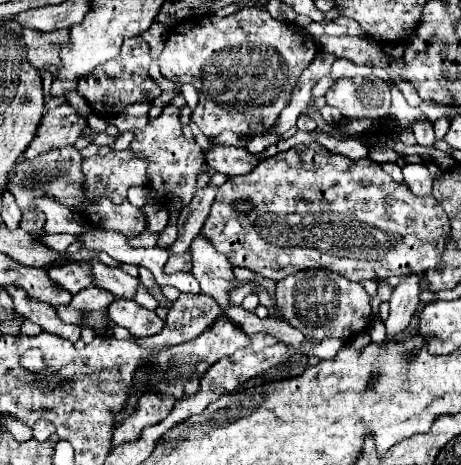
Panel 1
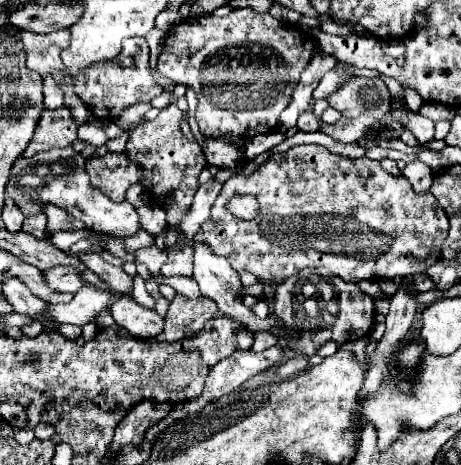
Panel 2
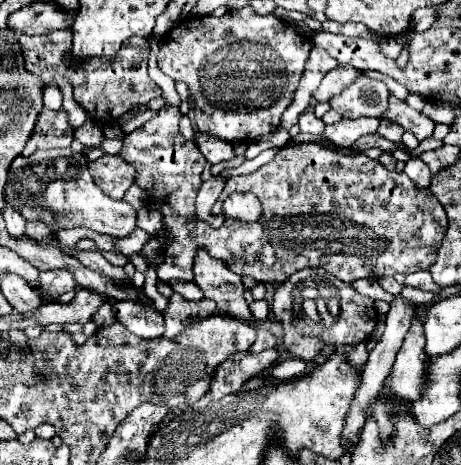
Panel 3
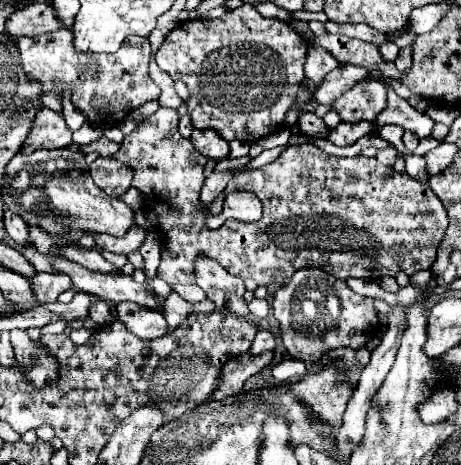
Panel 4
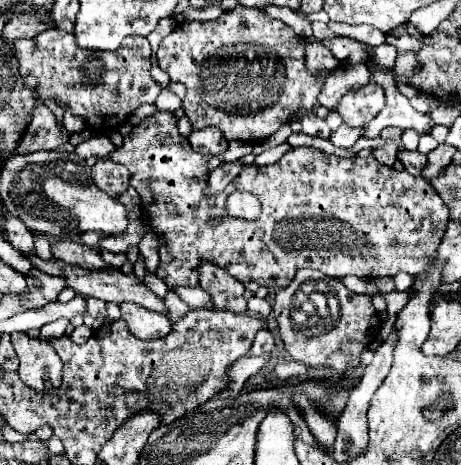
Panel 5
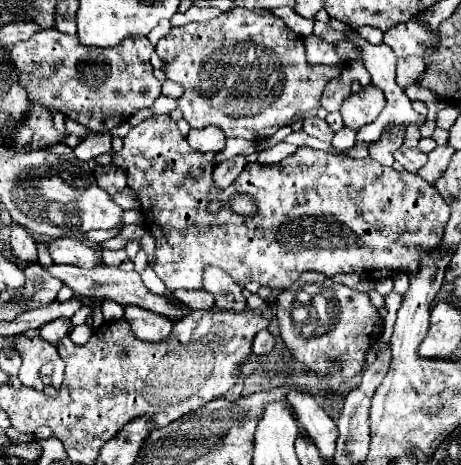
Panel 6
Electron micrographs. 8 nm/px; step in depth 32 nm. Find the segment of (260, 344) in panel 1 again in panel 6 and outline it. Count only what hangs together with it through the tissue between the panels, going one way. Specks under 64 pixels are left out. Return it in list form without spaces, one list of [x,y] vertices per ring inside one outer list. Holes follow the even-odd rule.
[[[260,330],[260,332],[256,334],[256,338],[254,338],[254,348],[252,348],[252,352],[258,354],[258,356],[264,356],[264,354],[268,354],[272,348],[274,348],[274,336],[272,336],[268,330]]]

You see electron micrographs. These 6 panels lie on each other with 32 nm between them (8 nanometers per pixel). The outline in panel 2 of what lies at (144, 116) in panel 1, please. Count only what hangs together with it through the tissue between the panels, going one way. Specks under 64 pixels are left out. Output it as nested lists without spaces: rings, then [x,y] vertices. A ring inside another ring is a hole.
[[[134,104],[132,108],[128,108],[128,110],[124,110],[124,112],[120,114],[120,118],[116,120],[116,124],[118,124],[122,130],[126,130],[130,124],[140,124],[144,112],[148,112],[148,104]]]

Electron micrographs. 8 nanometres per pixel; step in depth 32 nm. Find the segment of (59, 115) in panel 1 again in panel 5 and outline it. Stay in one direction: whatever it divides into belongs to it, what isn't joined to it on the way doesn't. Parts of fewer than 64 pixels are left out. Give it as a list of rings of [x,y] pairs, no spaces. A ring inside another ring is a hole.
[[[36,104],[32,110],[32,120],[18,142],[18,152],[28,154],[36,150],[54,150],[66,142],[68,132],[56,124],[56,116],[44,104]]]

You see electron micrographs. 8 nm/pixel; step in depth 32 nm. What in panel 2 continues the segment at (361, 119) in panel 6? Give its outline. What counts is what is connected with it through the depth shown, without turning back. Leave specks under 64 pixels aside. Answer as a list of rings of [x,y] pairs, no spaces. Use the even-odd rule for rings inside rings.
[[[352,78],[338,92],[328,96],[328,104],[342,116],[356,118],[360,114],[376,112],[382,104],[390,104],[390,92],[378,78]]]

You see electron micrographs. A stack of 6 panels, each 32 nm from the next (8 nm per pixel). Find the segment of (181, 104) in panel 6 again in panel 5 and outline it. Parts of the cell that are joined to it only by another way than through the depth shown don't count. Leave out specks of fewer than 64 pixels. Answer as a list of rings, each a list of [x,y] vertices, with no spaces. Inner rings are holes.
[[[240,8],[222,12],[218,20],[210,22],[186,22],[176,26],[158,46],[156,56],[160,68],[184,84],[186,96],[182,98],[182,110],[190,120],[194,130],[216,126],[224,132],[226,140],[246,140],[260,142],[272,136],[280,126],[288,124],[296,114],[298,118],[314,114],[318,104],[318,94],[324,86],[322,78],[316,78],[306,70],[304,62],[306,40],[282,20],[270,18],[266,12],[256,8]]]

